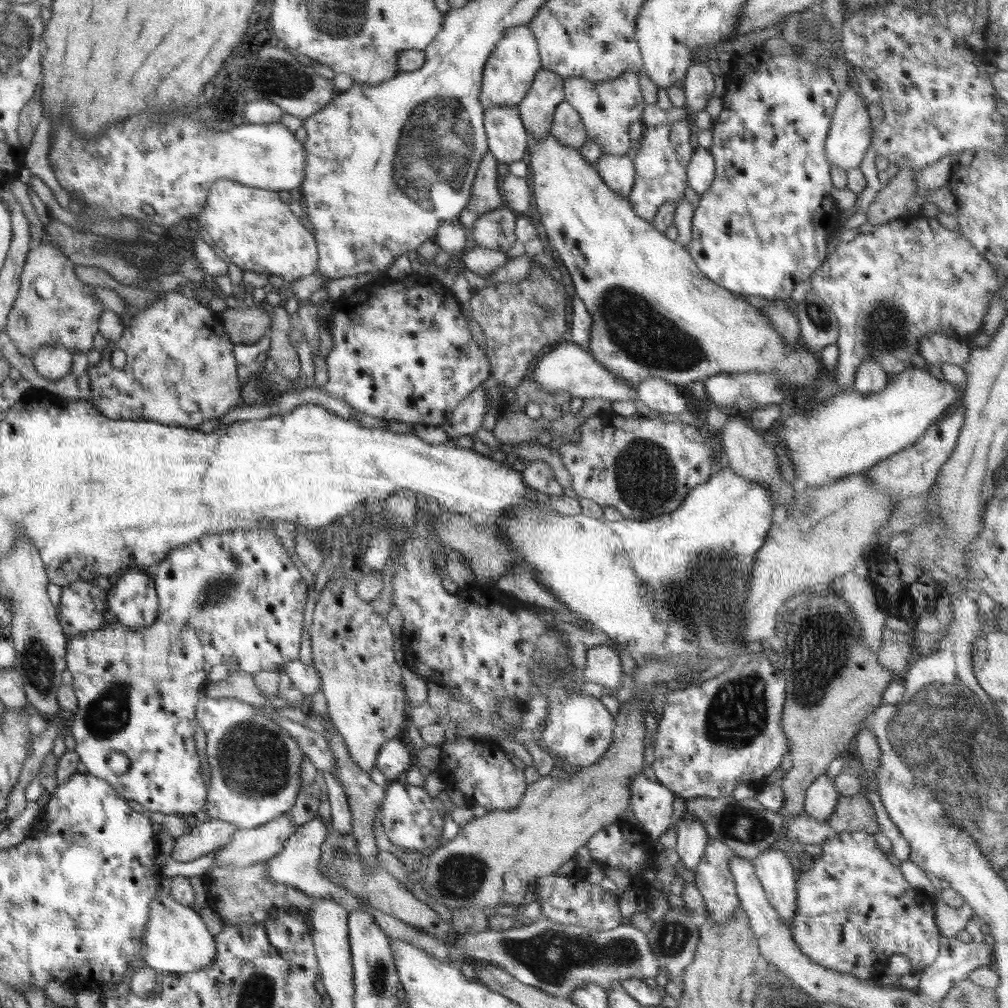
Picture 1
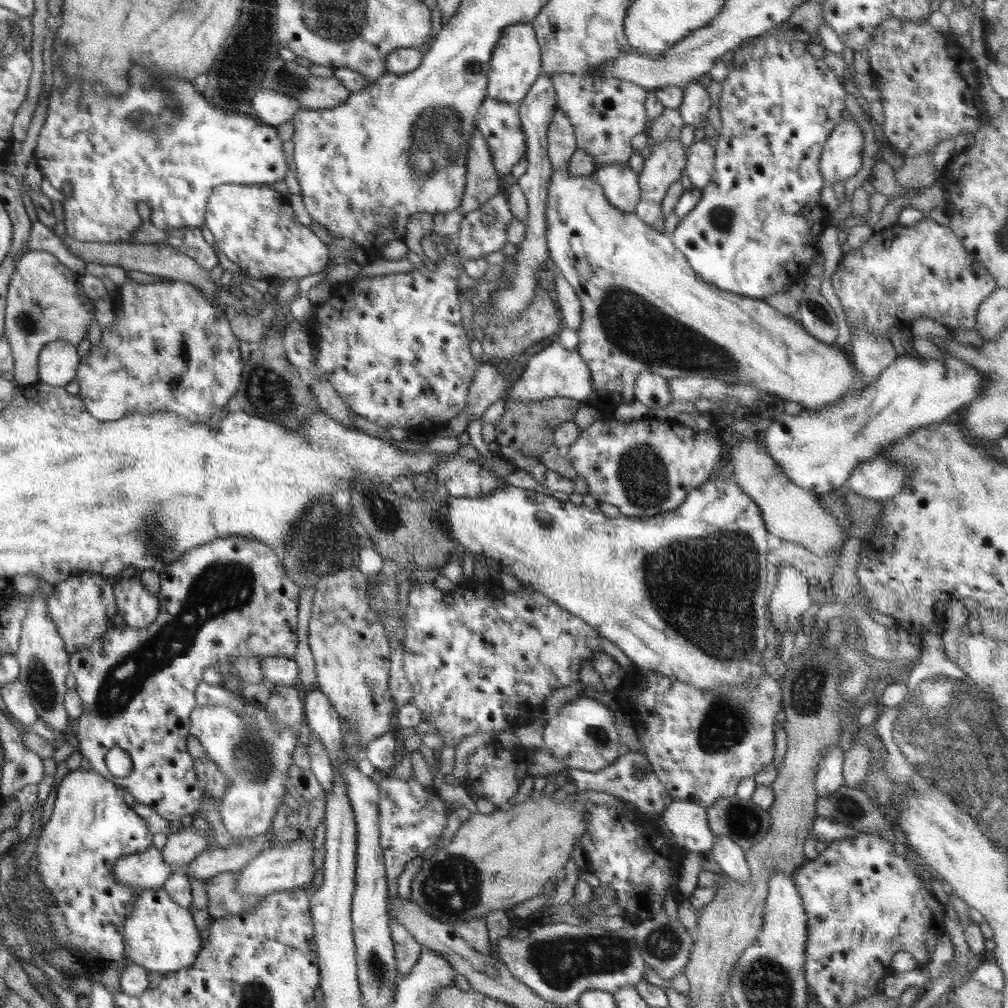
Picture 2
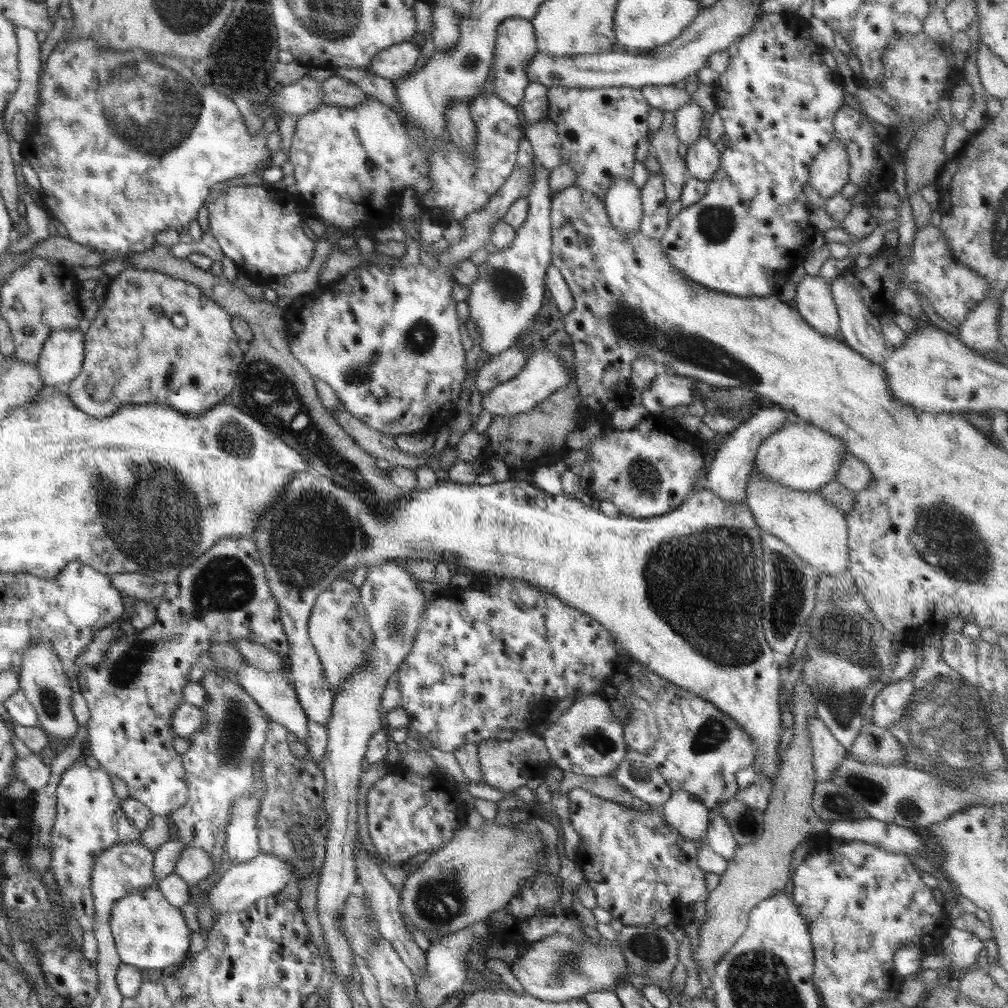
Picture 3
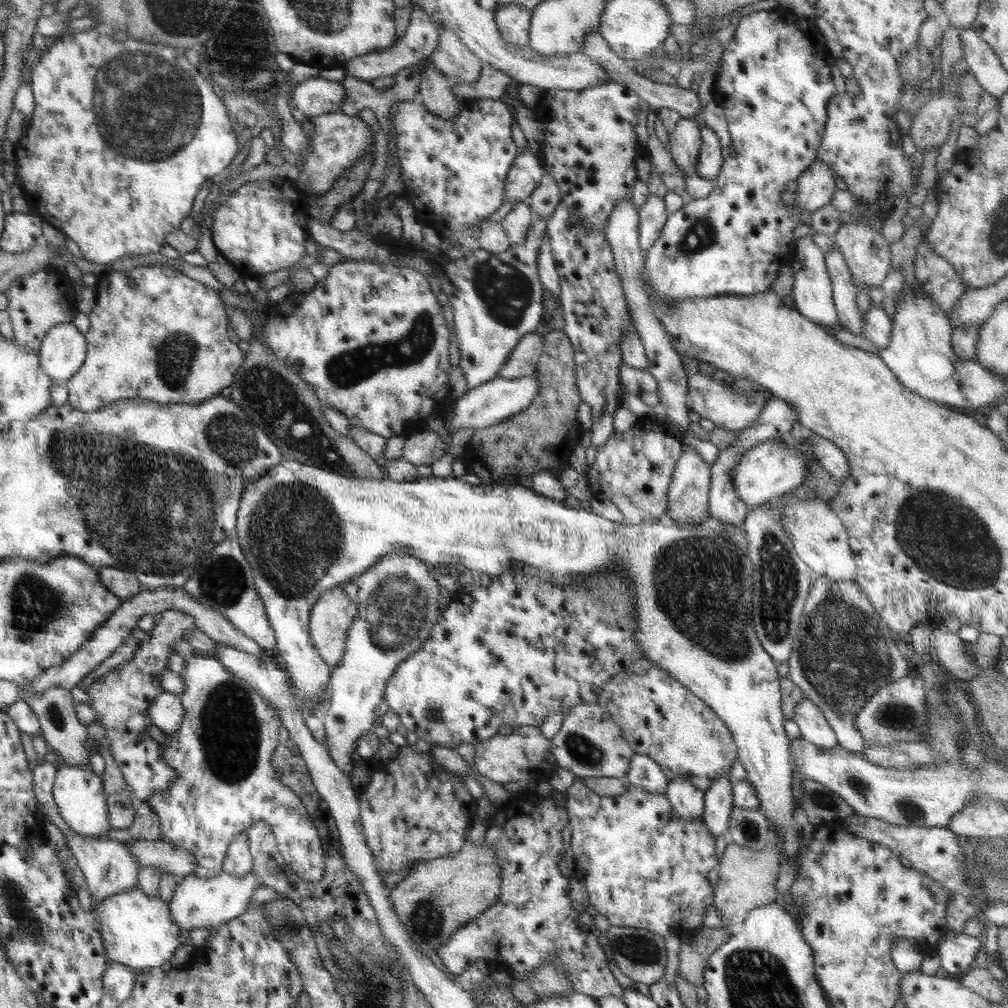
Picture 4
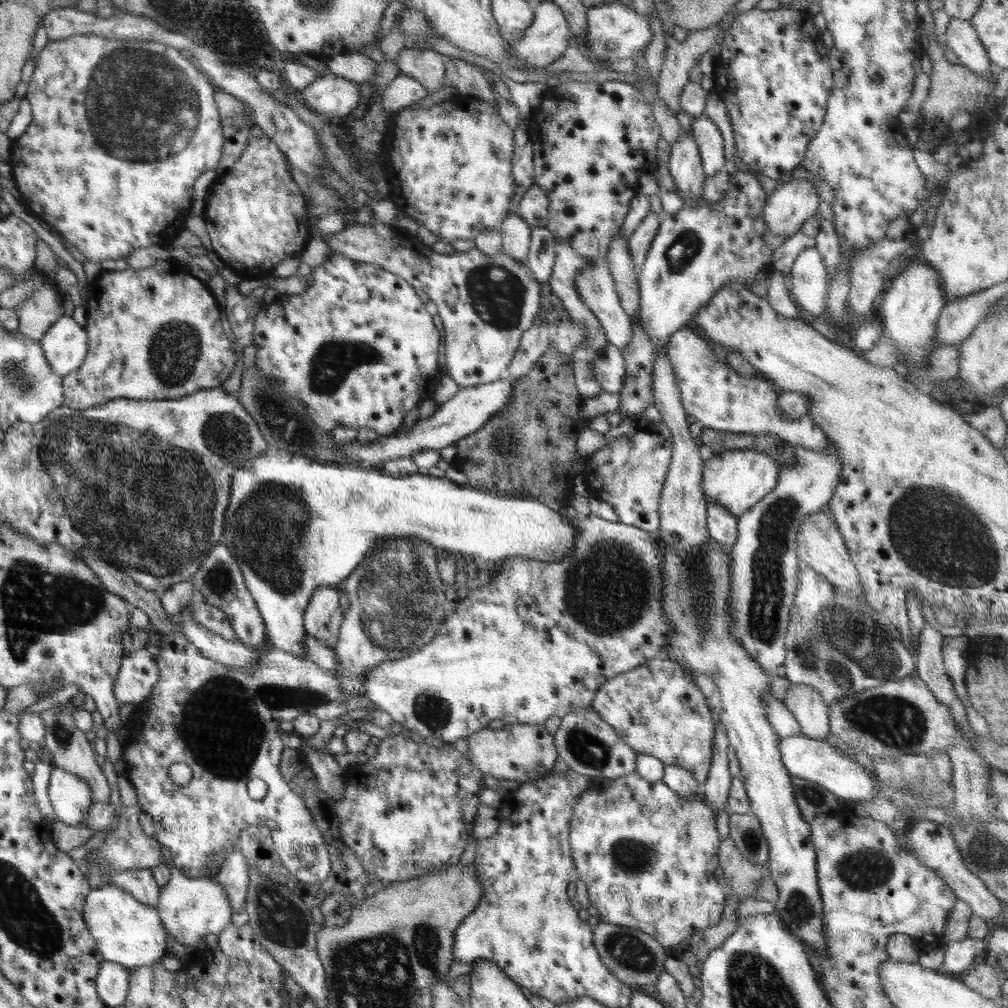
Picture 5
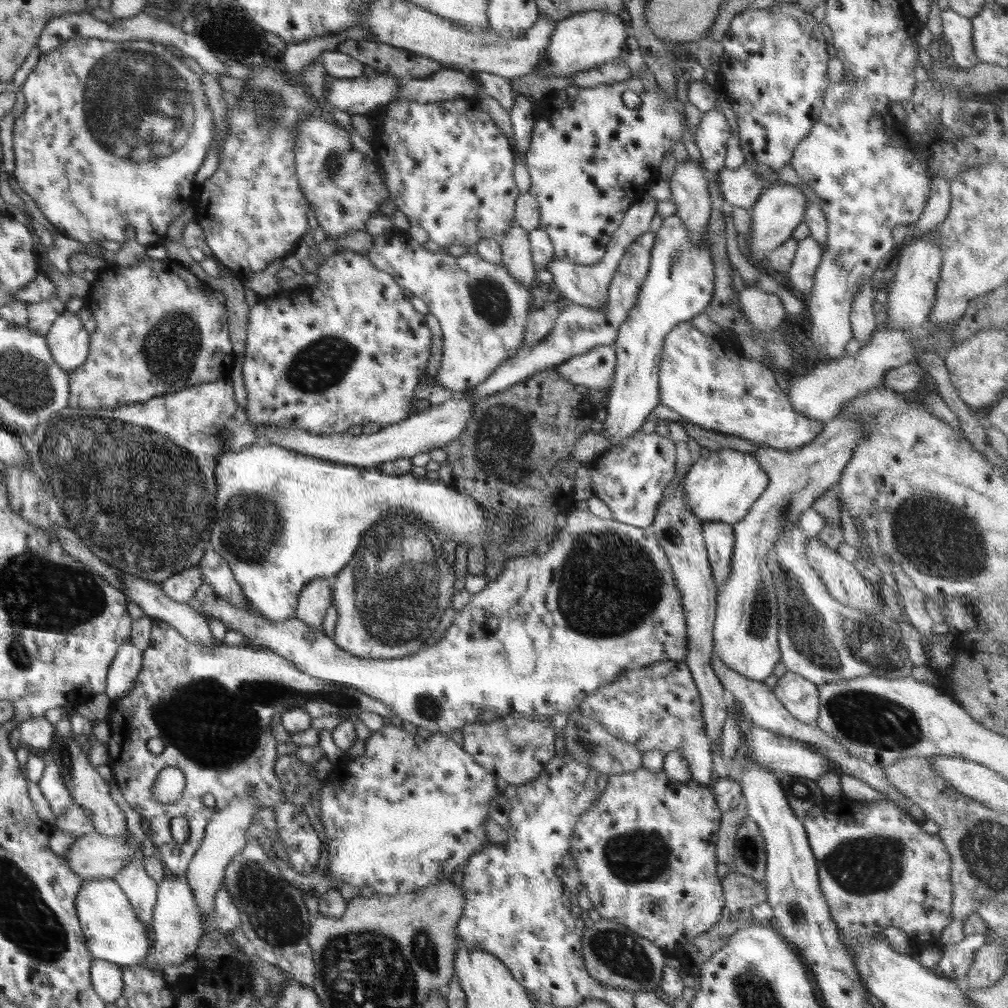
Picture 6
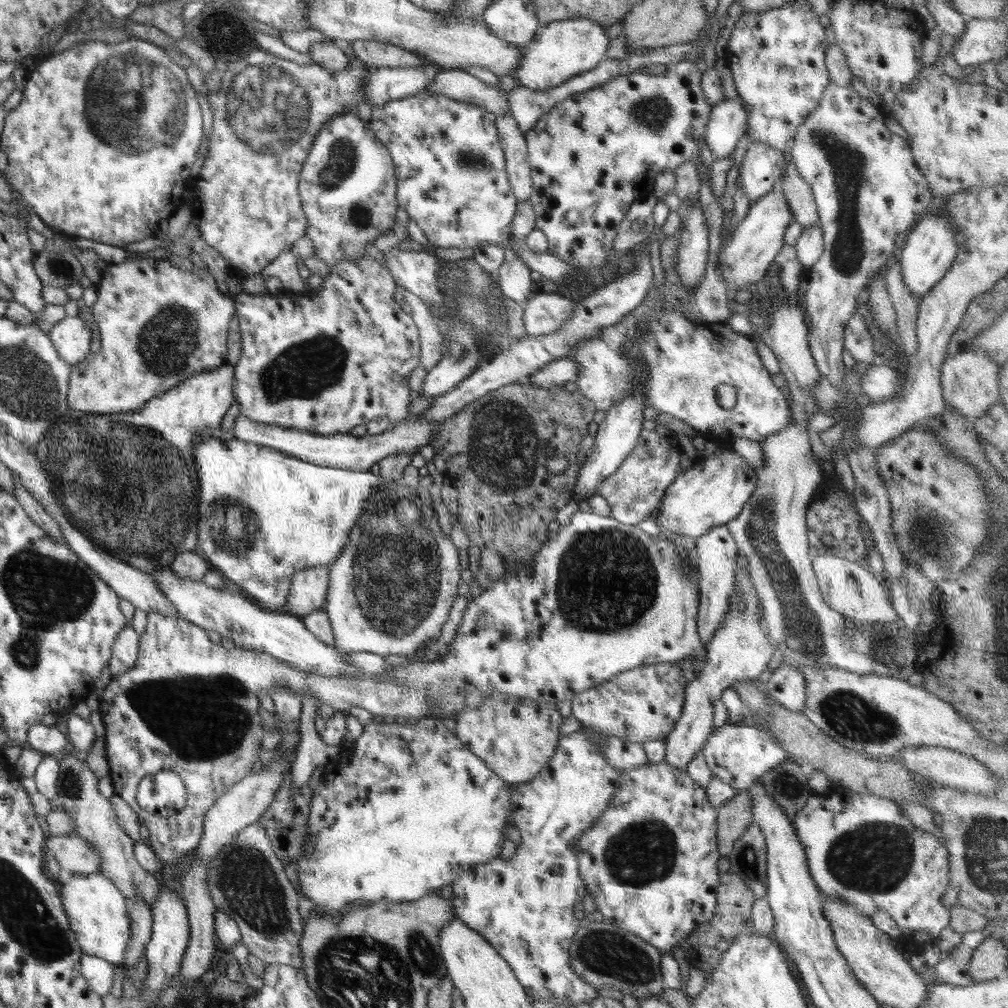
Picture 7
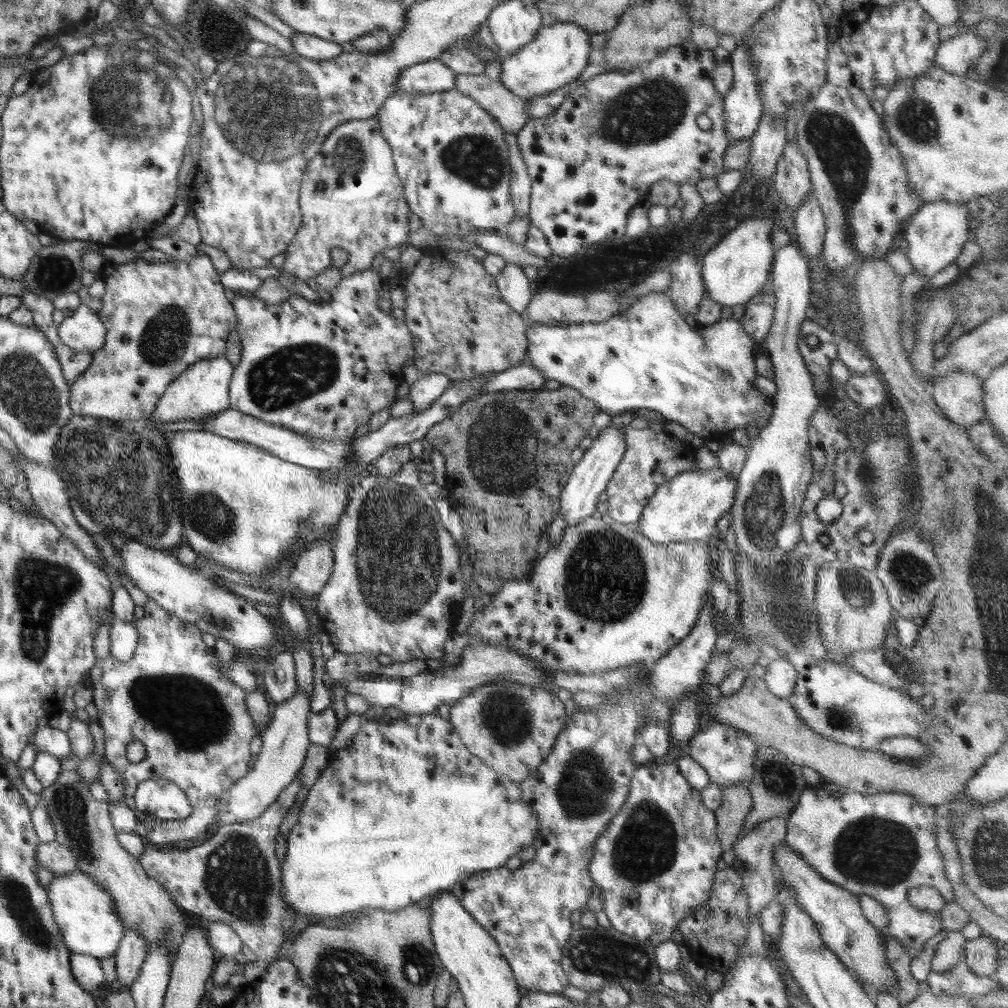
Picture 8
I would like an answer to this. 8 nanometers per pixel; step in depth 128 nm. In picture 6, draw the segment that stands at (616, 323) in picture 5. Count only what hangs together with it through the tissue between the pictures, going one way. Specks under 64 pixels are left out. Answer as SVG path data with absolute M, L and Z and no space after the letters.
M640 195L639 198L632 203L624 213L622 222L614 231L611 241L608 243L606 252L602 260L593 265L580 265L570 262L566 259L555 258L546 266L546 270L552 273L554 285L560 293L563 294L565 300L570 300L587 308L592 308L598 311L606 311L608 309L608 286L616 272L616 268L620 264L626 249L630 247L632 241L638 238L638 235L644 233L650 228L650 222L654 217L657 206L657 200L650 196Z

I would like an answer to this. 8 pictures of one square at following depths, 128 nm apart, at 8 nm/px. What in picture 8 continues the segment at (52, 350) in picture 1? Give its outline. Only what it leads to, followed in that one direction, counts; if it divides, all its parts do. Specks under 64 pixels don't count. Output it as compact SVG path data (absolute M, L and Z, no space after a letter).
M84 302L72 316L58 324L59 340L68 348L78 352L96 352L106 342L107 330L98 314Z

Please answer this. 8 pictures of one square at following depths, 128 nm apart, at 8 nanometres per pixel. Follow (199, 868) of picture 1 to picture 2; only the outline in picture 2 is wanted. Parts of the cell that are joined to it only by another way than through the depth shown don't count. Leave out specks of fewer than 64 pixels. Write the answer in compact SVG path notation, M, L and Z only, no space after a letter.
M154 847L144 853L120 858L112 868L112 875L118 883L132 885L144 891L162 887L168 876L174 872L184 873L184 866L178 870L172 869L166 863L164 854Z

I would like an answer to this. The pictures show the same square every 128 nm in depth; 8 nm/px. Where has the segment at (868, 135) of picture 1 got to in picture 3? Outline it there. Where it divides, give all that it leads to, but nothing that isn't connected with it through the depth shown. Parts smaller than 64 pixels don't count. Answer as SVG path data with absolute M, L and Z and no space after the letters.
M832 140L813 160L808 183L826 200L840 193L844 184L849 182L848 172L850 172L848 151L844 143Z

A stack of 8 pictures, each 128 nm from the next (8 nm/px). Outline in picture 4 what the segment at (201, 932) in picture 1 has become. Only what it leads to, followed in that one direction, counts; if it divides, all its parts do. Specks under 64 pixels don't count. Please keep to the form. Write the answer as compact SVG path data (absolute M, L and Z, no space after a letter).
M134 887L129 891L106 896L98 907L92 905L91 916L96 918L95 930L104 934L103 948L108 952L107 958L135 970L152 969L168 962L180 942L180 925L173 921L169 904L159 895L148 895L142 889Z

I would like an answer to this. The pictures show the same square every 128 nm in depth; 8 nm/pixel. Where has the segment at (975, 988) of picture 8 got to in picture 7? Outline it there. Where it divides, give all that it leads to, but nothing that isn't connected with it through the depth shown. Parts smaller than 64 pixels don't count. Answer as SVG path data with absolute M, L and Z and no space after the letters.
M973 930L962 934L960 944L954 951L943 955L940 962L934 965L936 976L942 978L946 983L958 986L968 986L974 983L969 974L969 964L972 960L974 949L978 948L985 939L985 936L980 930Z

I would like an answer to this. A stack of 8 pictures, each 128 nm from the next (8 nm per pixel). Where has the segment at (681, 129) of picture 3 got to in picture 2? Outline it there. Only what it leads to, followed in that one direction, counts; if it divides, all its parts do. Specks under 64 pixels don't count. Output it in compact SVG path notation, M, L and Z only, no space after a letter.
M697 80L690 81L683 89L683 101L678 108L684 125L706 120L706 114L712 104L708 90Z

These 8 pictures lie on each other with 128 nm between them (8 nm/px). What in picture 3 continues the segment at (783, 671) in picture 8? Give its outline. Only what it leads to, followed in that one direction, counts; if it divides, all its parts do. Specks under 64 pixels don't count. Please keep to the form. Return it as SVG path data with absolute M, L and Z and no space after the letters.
M818 716L808 720L813 750L813 767L818 783L829 782L838 771L840 760L848 754Z

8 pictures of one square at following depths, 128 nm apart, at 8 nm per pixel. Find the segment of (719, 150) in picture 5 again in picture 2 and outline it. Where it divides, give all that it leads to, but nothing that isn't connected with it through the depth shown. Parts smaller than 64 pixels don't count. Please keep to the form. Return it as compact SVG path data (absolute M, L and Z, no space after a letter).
M706 140L695 141L687 149L685 170L693 186L700 190L712 180L714 153L714 147Z

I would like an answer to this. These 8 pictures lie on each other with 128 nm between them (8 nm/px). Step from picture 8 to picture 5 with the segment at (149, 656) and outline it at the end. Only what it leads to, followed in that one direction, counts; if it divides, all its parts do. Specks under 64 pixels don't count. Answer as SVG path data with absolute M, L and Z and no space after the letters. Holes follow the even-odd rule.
M162 632L160 641L156 643L159 646L160 653L153 660L158 665L158 673L160 673L158 684L152 688L152 692L146 696L143 703L138 705L135 718L128 722L131 734L130 740L124 742L122 745L125 769L121 770L128 776L132 787L136 790L138 803L142 808L142 812L146 812L151 817L152 823L154 823L155 834L153 838L162 847L168 848L168 852L170 852L170 856L172 857L171 868L176 868L182 874L192 878L208 878L208 869L206 869L208 858L212 857L215 853L224 853L226 850L230 851L232 848L237 848L242 830L254 825L267 827L275 835L276 852L290 874L308 884L323 882L331 872L328 847L324 843L323 834L320 833L320 829L318 829L316 822L313 820L310 810L305 806L305 801L290 789L290 786L280 773L279 764L282 751L285 748L280 737L280 724L282 722L290 722L294 718L298 718L298 716L304 714L313 714L320 720L334 719L341 714L347 713L349 710L364 710L368 705L372 705L371 700L366 697L346 698L344 692L342 692L342 688L340 688L340 682L338 682L335 675L328 671L328 669L324 669L324 667L320 667L310 660L304 661L302 658L298 658L298 656L292 656L292 654L288 654L288 652L284 652L284 650L273 646L271 646L270 651L266 655L258 658L258 664L254 668L239 668L238 666L223 665L221 662L216 662L204 656L204 654L200 653L200 649L197 649L194 644L190 643L181 632L174 632L174 634L172 632L170 634ZM177 762L188 764L193 773L192 781L184 787L175 785L174 782L168 780L168 768L172 766L172 763ZM256 778L263 780L268 787L268 793L260 801L252 800L248 794L248 782Z

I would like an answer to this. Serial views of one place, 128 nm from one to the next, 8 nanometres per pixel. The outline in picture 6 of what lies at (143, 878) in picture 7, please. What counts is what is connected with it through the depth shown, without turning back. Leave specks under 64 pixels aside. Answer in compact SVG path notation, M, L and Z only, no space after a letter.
M64 716L53 726L54 739L52 739L52 745L47 751L52 752L51 760L56 766L59 766L59 771L63 775L65 782L65 788L69 788L71 799L75 800L75 805L91 811L93 831L97 834L106 837L127 836L128 830L124 830L126 828L126 818L124 818L122 810L110 798L108 784L96 772L96 768L88 762L88 754L84 752L84 748L76 742L74 731L70 728L70 717Z

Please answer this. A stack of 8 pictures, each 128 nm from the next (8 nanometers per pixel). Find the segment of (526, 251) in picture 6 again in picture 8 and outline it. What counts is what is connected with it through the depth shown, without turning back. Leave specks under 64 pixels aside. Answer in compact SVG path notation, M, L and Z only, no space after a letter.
M506 263L500 274L495 276L495 280L504 302L524 317L533 295L529 285L531 282L524 275L521 266Z

